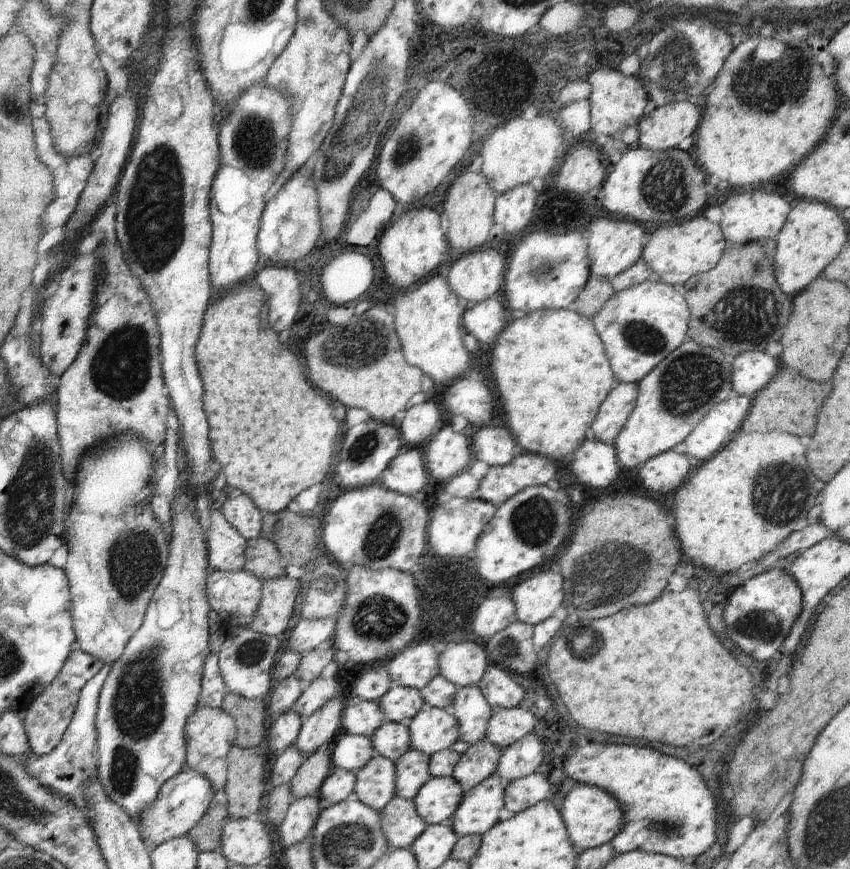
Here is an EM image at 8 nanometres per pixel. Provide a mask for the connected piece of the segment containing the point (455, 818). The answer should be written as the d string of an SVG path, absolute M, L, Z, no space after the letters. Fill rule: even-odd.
M494 774L465 792L449 822L458 837L482 836L499 822L498 812L504 806L500 782L501 778Z

